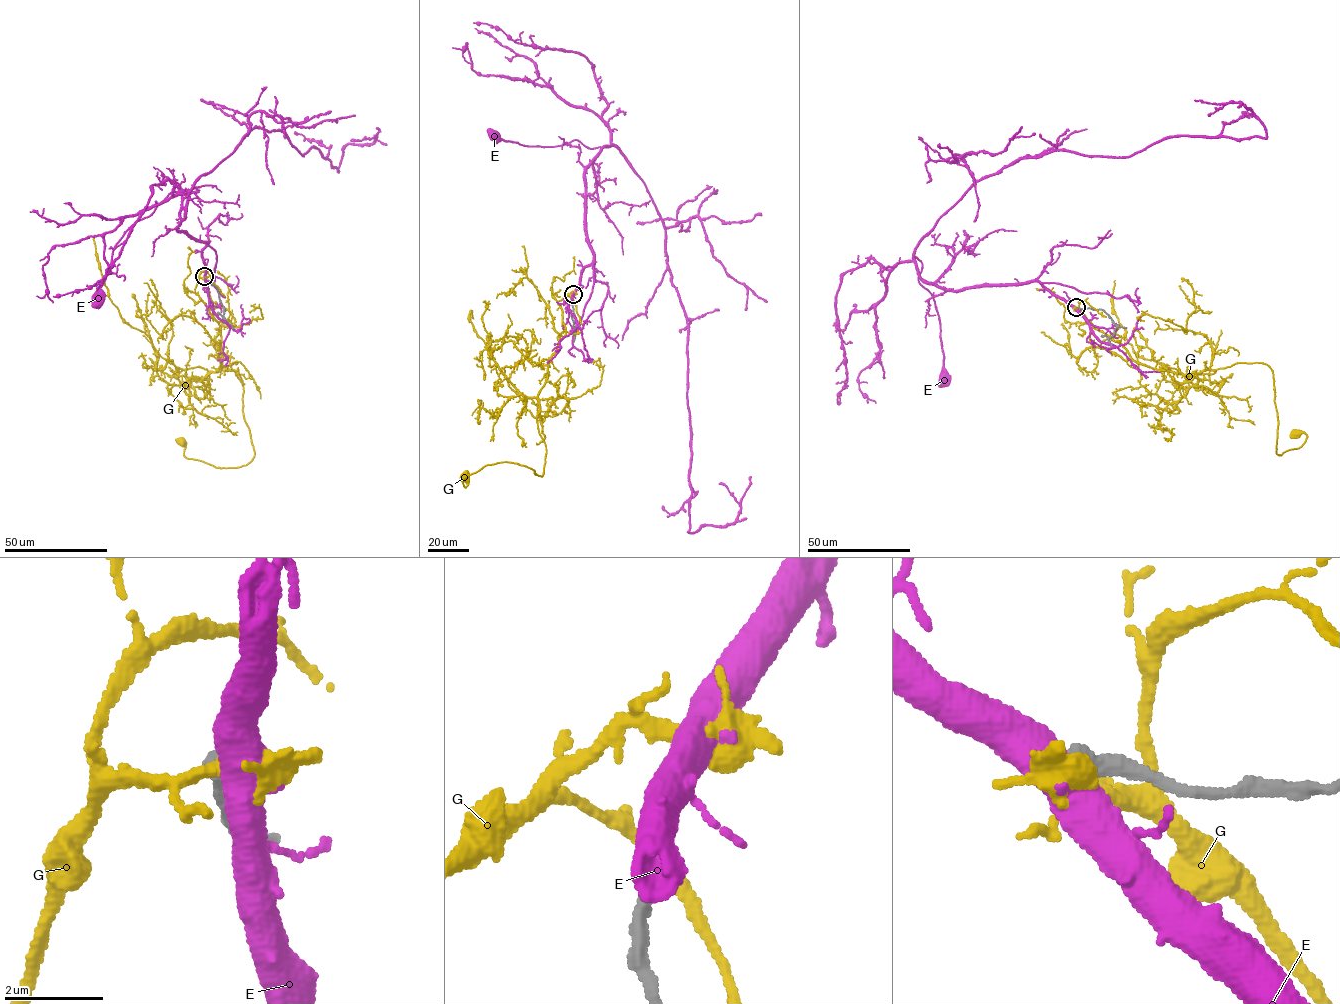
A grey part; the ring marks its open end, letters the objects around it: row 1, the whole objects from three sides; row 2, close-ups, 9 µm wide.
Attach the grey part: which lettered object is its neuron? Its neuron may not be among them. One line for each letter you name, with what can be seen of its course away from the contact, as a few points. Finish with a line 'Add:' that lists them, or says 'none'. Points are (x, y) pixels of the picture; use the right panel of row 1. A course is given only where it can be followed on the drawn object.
Add: none

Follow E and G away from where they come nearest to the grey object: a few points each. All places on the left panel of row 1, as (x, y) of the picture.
E: (205, 276), (201, 255), (207, 243), (175, 228), (188, 199), (186, 191), (173, 192), (116, 244), (100, 300)
G: (204, 277), (195, 292), (218, 323), (218, 370), (241, 377), (254, 456), (215, 467), (186, 458), (181, 441)

